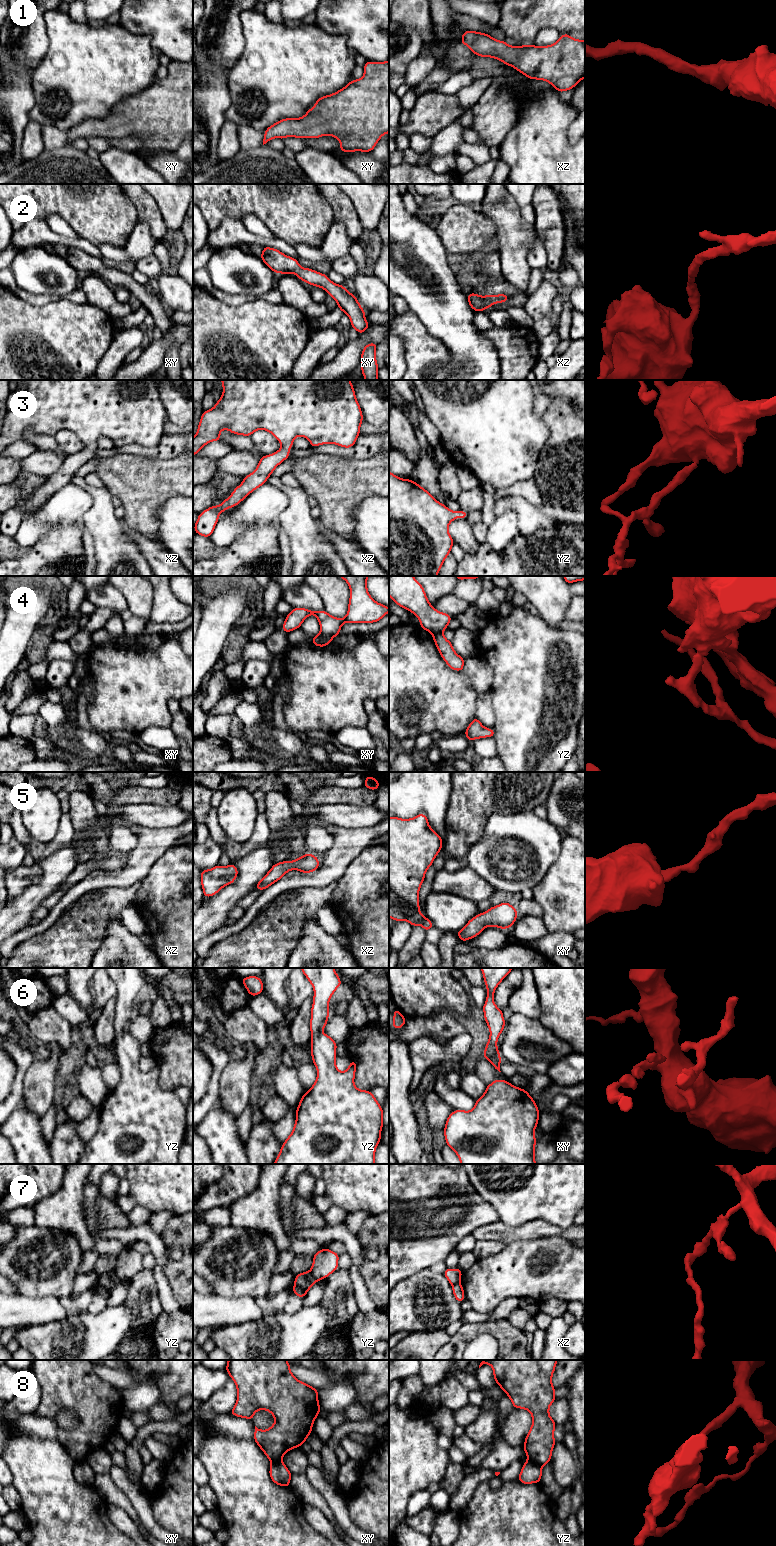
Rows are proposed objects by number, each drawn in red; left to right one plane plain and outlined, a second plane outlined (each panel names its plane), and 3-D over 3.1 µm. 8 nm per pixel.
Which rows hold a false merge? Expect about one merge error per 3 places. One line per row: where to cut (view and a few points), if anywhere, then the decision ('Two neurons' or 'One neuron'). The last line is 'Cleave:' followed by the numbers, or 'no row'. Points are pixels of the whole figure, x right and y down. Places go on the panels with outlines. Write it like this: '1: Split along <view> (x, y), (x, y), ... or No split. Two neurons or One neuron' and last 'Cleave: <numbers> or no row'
1: No split. One neuron
2: No split. One neuron
3: No split. One neuron
4: Split along xy (320, 632), (331, 638). Two neurons
5: No split. One neuron
6: No split. One neuron
7: Split along yz (310, 1270), (317, 1280). Two neurons
8: Split along yz (528, 1459), (541, 1466). Two neurons
Cleave: 4, 7, 8

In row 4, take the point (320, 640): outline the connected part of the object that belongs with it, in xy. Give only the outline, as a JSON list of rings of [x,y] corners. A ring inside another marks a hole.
[[[320,633],[317,636],[312,637],[312,642],[315,646],[324,647],[332,642],[332,638]]]

